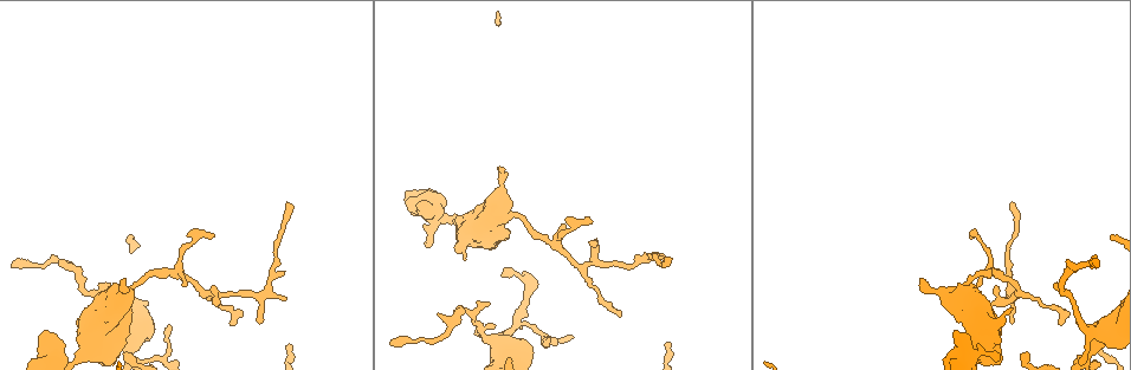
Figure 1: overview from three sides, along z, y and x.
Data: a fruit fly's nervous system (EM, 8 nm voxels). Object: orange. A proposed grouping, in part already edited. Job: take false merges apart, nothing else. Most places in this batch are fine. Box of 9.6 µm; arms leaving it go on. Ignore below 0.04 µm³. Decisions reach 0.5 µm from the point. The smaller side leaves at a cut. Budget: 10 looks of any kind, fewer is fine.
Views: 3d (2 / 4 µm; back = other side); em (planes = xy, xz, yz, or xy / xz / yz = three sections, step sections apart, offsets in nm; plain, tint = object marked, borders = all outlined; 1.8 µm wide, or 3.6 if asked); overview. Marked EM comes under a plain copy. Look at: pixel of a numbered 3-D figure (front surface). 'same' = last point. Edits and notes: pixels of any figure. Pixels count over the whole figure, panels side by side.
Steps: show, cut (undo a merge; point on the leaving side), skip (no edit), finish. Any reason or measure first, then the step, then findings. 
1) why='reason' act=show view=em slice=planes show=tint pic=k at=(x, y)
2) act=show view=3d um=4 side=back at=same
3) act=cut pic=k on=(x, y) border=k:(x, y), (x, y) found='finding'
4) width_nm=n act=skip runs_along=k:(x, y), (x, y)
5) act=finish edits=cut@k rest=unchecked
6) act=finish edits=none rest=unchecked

why='abrupt turn' act=show view=3d um=4 pic=1 at=(639, 260)

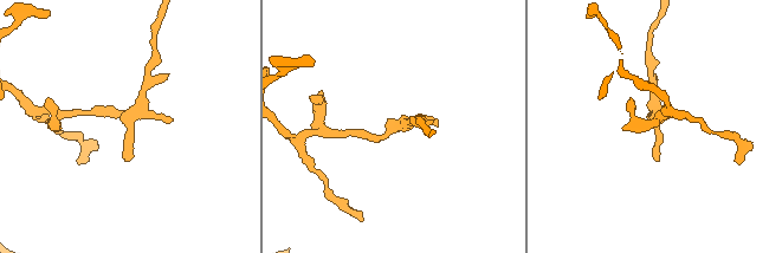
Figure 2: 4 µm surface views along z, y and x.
act=show view=em slice=planes show=tint pic=2 at=(129, 117)

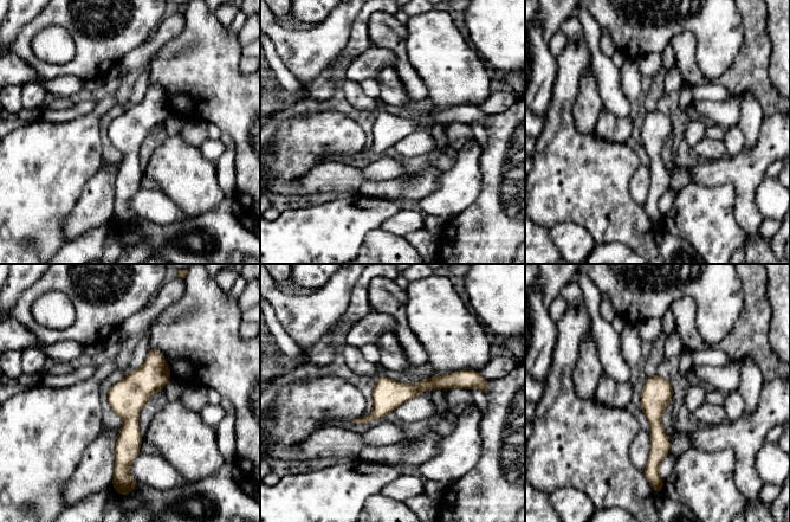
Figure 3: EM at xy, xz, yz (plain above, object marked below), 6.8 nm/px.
act=skip runs_along=3:(153, 350), (122, 468) found='all the same cell'

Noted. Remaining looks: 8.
why='thick turns thin' act=show view=3d um=4 pic=1 at=(481, 328)

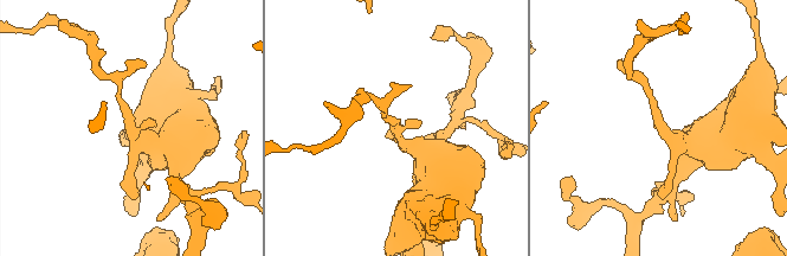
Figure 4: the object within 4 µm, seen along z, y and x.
act=show view=em slice=planes show=borders pic=4 at=(129, 130)

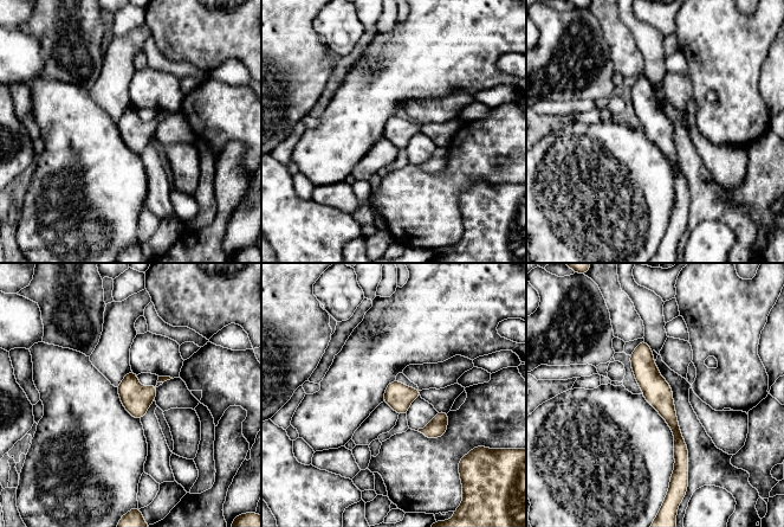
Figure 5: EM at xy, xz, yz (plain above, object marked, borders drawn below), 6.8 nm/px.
act=skip runs_along=5:(642, 345), (684, 462) found='one cell here'

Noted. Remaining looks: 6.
why='calibre changes' act=show view=em um=3.6 slice=planes show=tint pic=1 at=(138, 284)

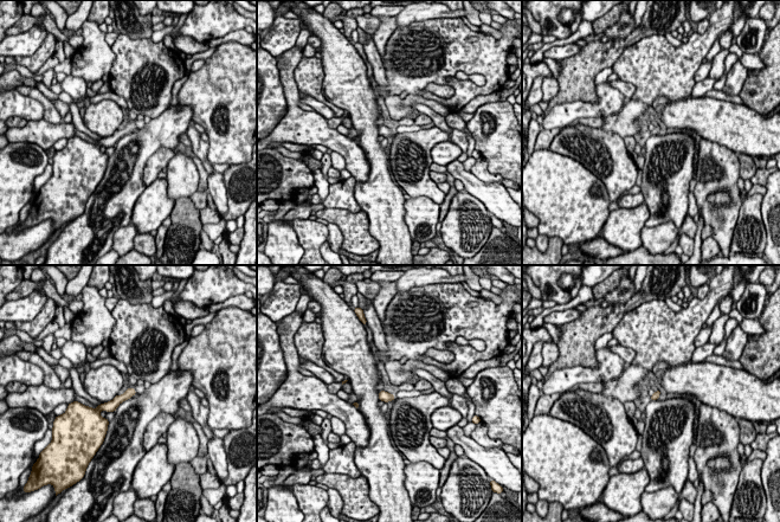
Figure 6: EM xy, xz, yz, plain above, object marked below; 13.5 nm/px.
width_nm=100 act=skip runs_along=6:(131, 392), (103, 406), (98, 419) found='continuous, no second cell'

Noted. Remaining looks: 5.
why='sharp bend' act=show view=em um=3.6 slice=xy step=16 show=tint pic=1 at=(53, 355)

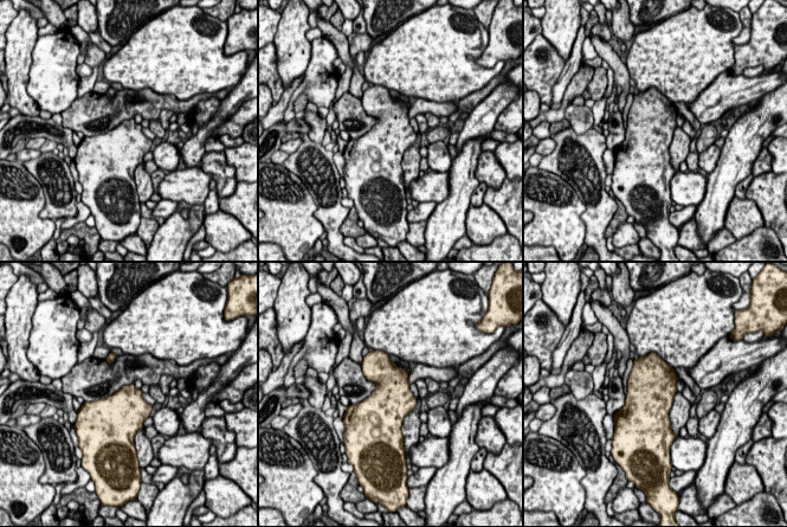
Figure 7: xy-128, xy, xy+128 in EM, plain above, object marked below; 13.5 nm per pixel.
why='cut it another way' act=show view=em um=3.6 slice=planes show=tint at=same

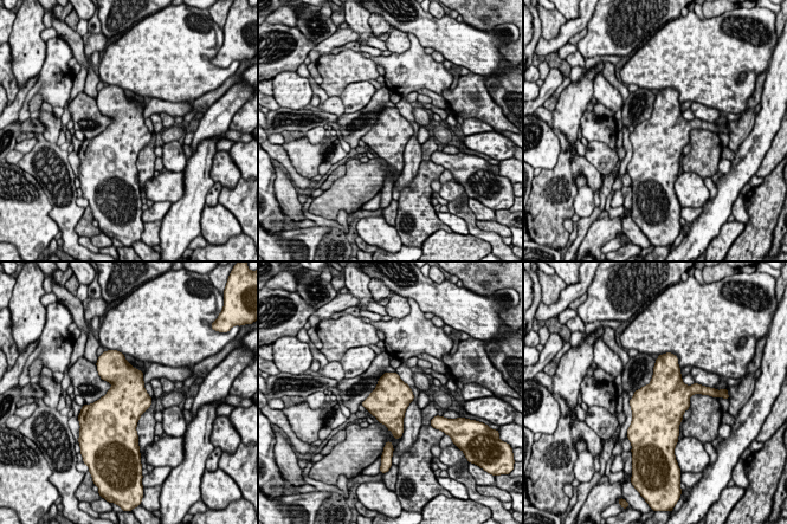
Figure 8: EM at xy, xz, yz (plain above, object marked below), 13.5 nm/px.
act=skip found='one cell here'

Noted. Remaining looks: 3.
act=finish edits=none rest=unchecked

